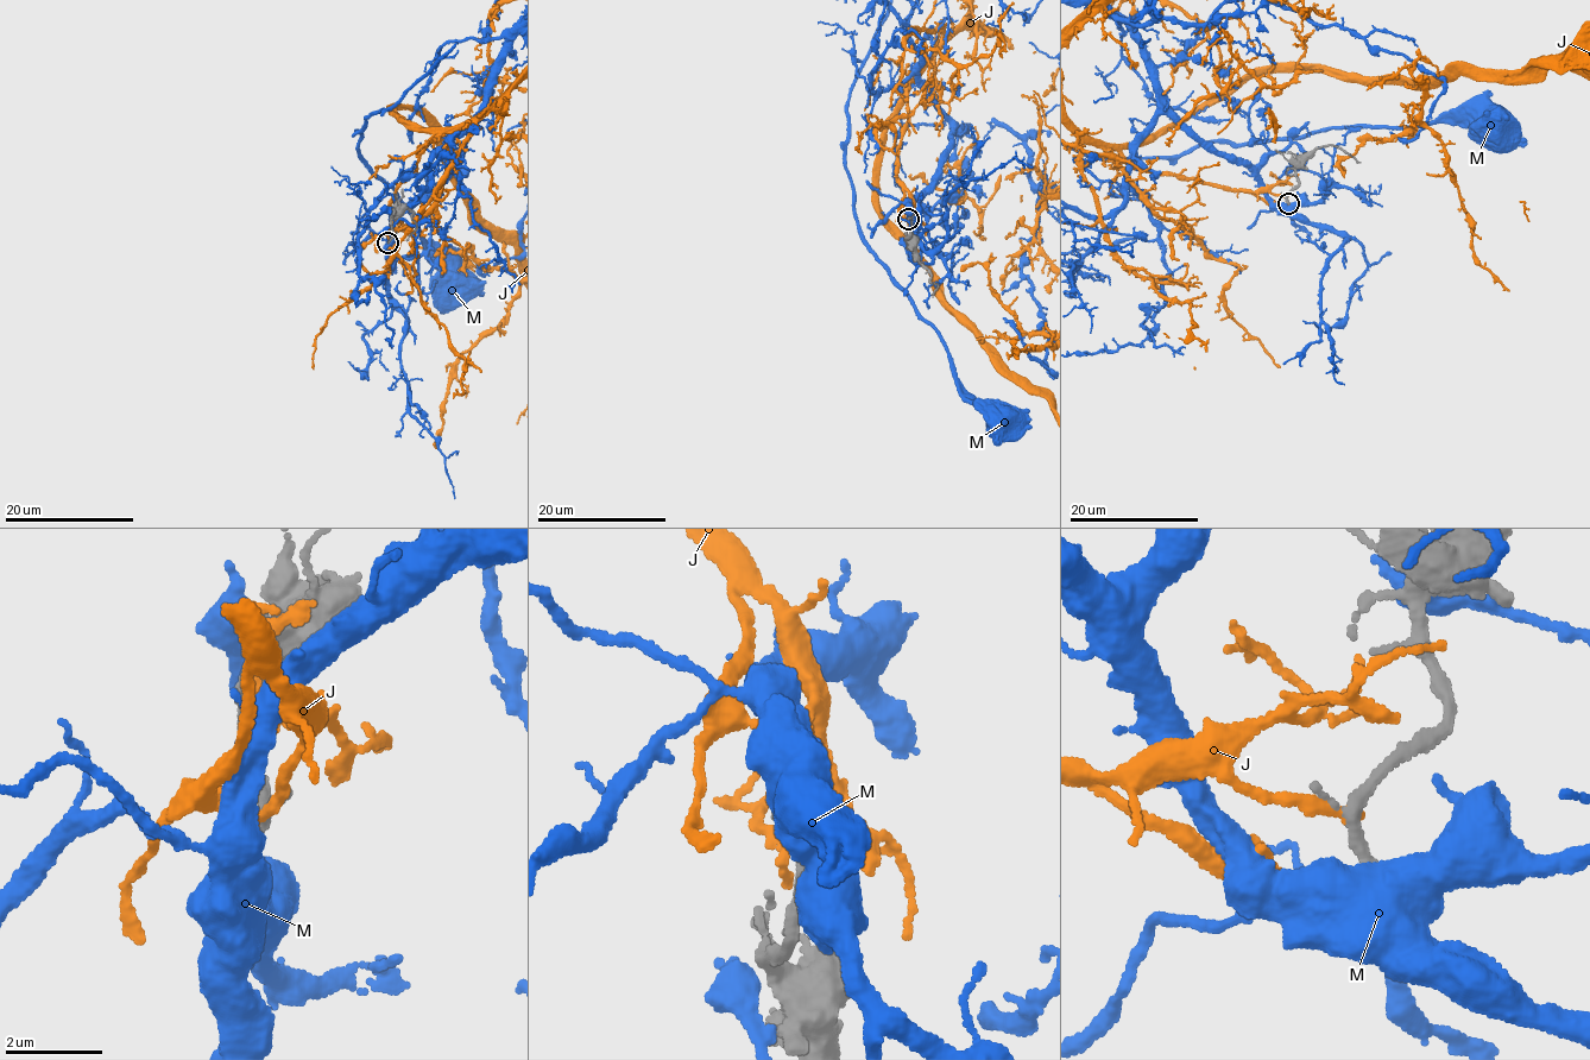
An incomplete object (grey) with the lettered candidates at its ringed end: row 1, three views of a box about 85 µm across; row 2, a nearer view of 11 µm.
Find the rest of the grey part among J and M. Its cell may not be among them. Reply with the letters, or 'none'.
none

